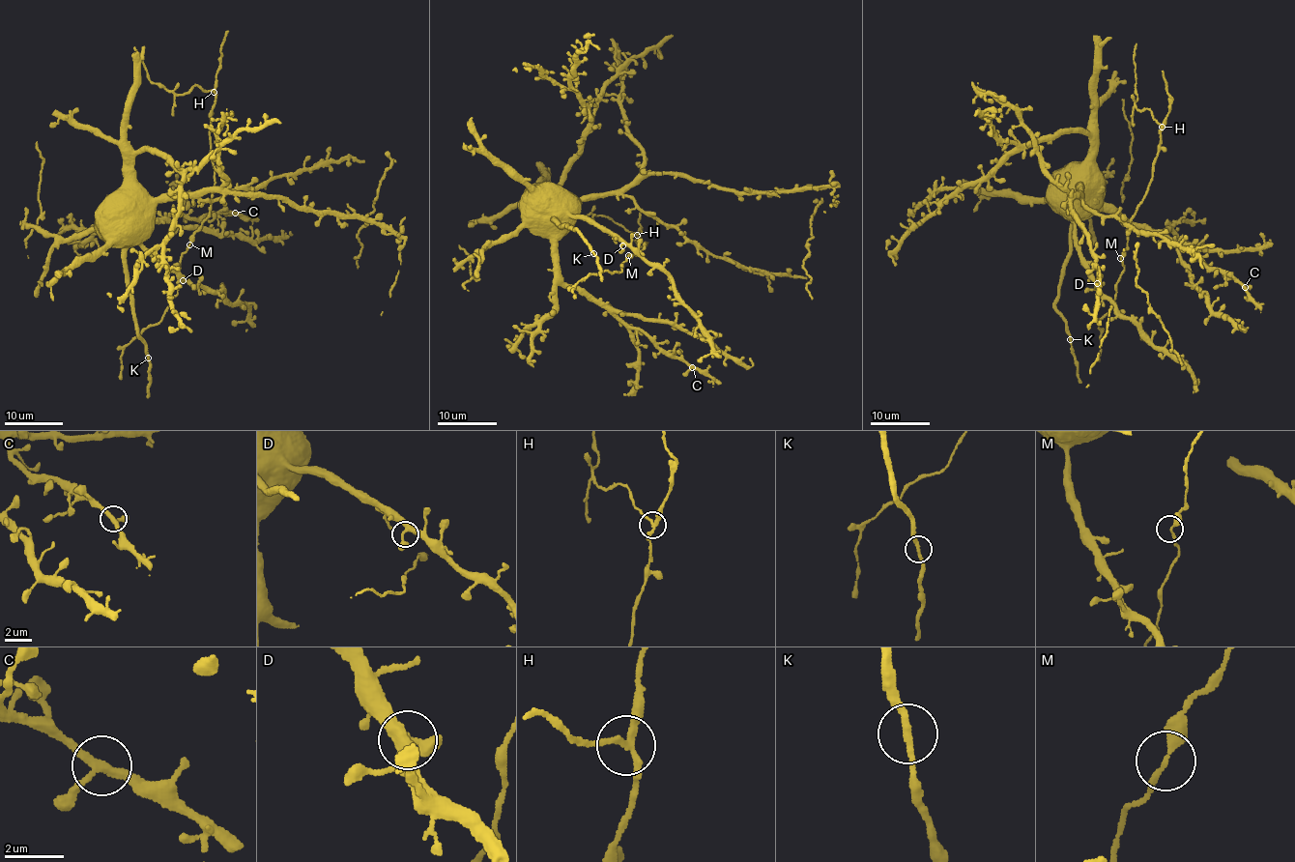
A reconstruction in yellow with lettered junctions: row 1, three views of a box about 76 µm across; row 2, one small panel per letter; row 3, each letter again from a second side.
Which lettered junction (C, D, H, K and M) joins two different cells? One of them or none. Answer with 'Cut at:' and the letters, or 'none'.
Cut at: H

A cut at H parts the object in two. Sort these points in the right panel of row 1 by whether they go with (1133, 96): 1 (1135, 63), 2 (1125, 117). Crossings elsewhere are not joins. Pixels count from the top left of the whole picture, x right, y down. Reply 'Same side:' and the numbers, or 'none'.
Same side: 1

